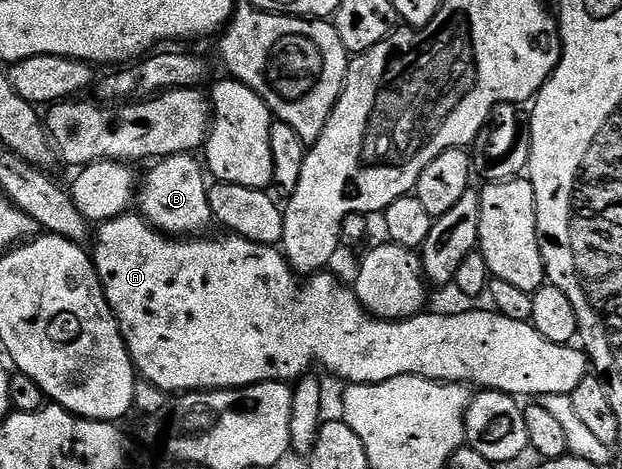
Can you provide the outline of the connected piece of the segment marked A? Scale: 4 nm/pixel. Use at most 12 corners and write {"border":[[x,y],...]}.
{"border":[[106,219],[91,254],[166,393],[414,375],[572,395],[496,309],[378,319],[276,246]]}

